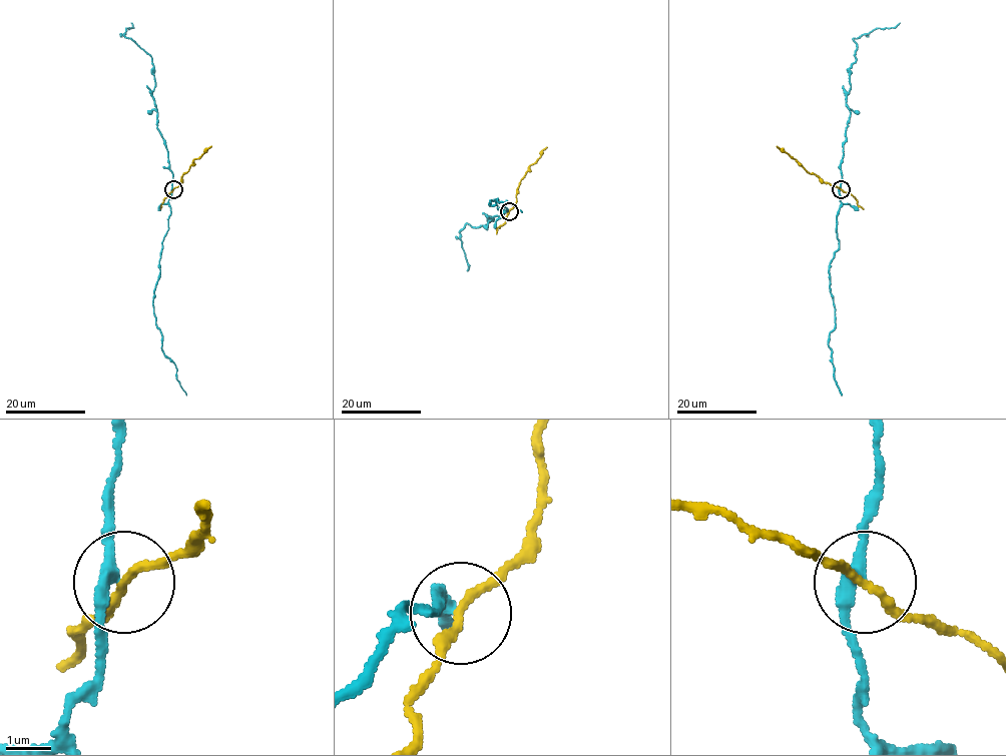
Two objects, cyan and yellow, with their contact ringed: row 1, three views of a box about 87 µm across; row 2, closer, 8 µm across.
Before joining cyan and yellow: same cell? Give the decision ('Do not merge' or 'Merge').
Do not merge

